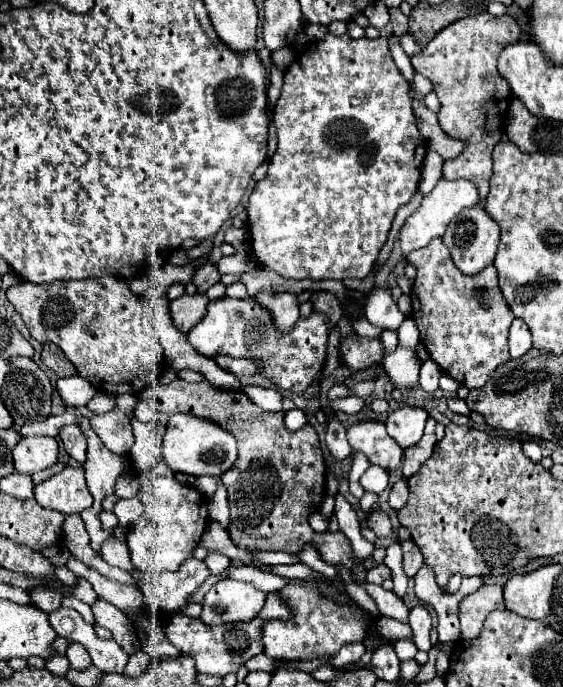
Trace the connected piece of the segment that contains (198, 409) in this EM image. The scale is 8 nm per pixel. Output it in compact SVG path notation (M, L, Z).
M182 379L172 381L170 385L158 385L154 389L146 391L146 399L152 401L152 407L162 413L190 413L198 417L212 419L214 423L226 427L234 433L238 441L238 461L230 471L222 475L222 481L228 489L228 501L230 501L230 525L228 535L232 543L240 549L252 549L252 551L286 551L286 553L298 553L304 549L304 545L314 545L328 565L342 565L346 569L354 569L356 557L350 547L350 541L344 533L316 533L308 525L308 517L320 509L324 497L326 497L326 465L324 455L320 449L318 435L312 425L304 425L298 431L288 431L284 425L284 413L270 413L254 405L244 393L240 391L226 391L212 387L208 381L202 383L188 383Z

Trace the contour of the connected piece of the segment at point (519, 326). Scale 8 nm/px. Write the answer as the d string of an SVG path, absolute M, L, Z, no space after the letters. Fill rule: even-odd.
M514 319L512 323L512 343L510 343L510 355L512 359L518 359L532 347L532 337L522 319Z

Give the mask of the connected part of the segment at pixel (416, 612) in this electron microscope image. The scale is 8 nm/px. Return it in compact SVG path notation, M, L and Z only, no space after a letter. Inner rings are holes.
M414 607L410 611L408 617L408 625L412 629L412 641L416 643L416 647L420 651L430 651L432 643L430 643L430 613L424 607Z

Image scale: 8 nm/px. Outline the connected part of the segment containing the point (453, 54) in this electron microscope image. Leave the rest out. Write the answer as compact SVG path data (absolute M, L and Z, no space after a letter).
M488 11L464 17L442 29L424 51L412 57L412 67L434 83L434 91L440 99L438 121L442 131L452 137L466 141L466 151L450 161L444 161L446 179L468 179L476 183L480 191L480 203L486 201L488 183L492 175L492 149L504 139L504 117L510 101L510 87L496 69L500 51L516 43L522 31L510 15L490 15Z

